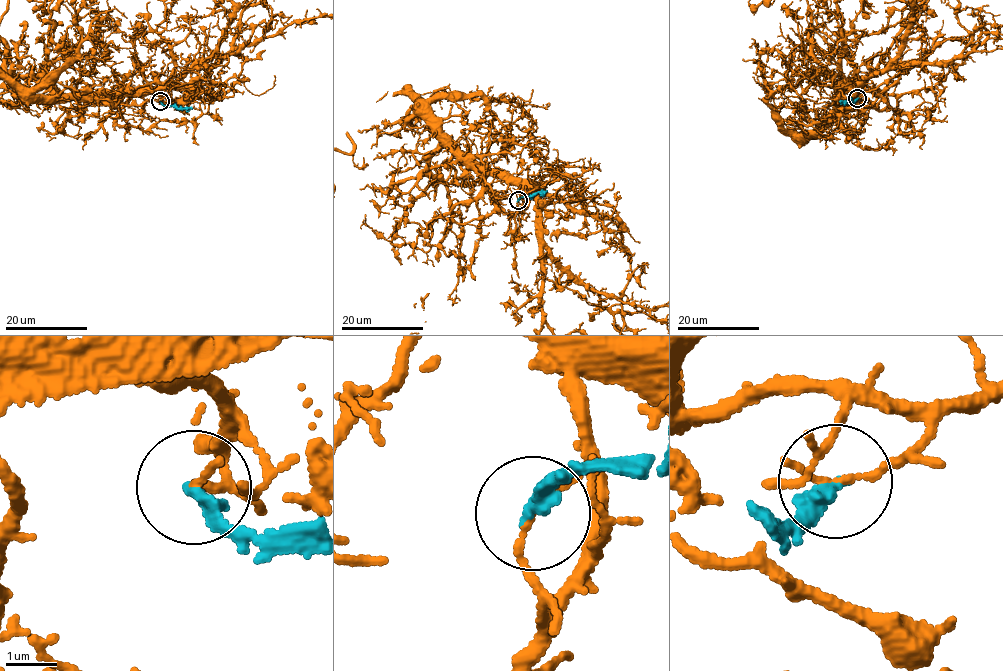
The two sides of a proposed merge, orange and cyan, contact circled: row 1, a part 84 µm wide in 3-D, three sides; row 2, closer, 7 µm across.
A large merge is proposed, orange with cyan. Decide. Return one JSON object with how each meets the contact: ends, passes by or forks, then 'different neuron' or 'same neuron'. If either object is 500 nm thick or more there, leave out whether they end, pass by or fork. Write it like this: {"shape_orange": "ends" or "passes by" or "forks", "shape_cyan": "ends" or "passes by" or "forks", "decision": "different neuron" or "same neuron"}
{"shape_orange": "ends", "shape_cyan": "ends", "decision": "different neuron"}

